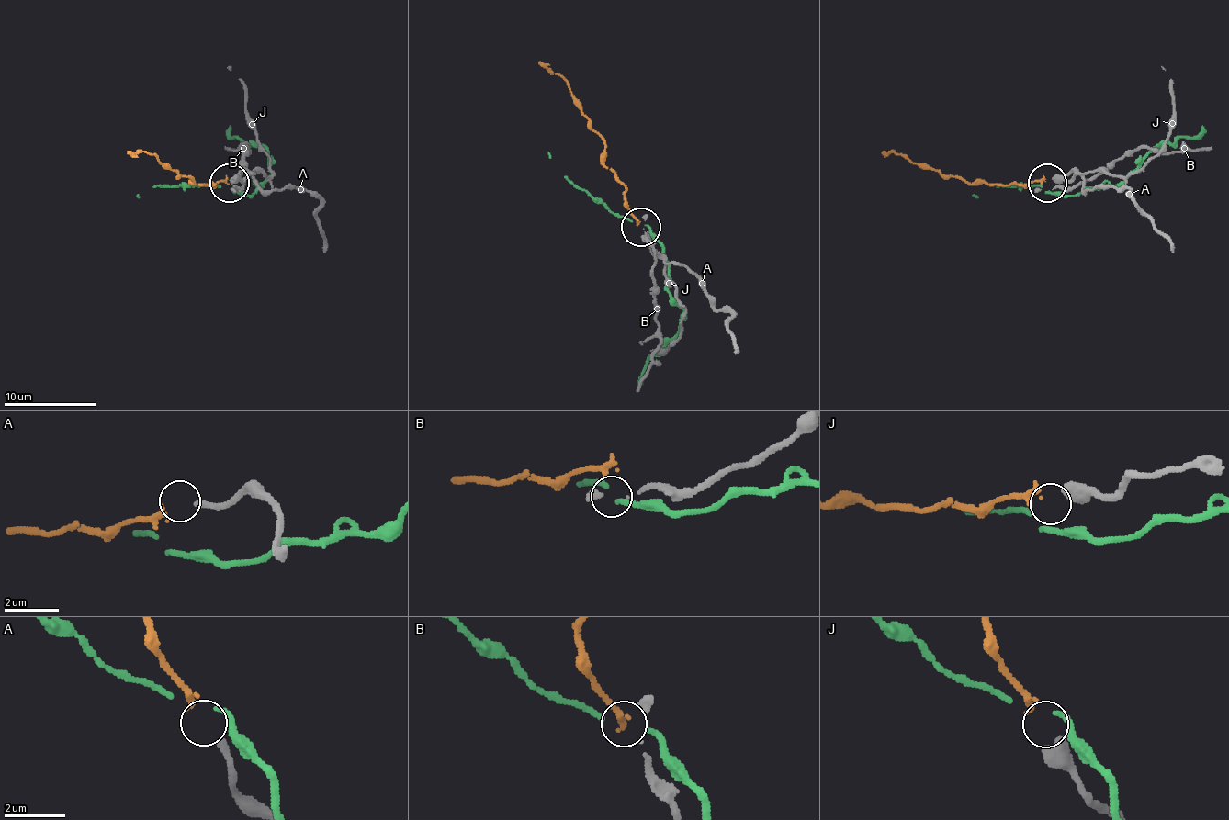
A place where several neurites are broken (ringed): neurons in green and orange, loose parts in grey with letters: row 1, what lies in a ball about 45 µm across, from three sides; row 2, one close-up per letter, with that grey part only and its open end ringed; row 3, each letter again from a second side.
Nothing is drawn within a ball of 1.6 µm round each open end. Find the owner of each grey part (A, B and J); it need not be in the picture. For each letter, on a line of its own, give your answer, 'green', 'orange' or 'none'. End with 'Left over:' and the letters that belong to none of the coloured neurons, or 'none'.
A: orange
B: none
J: none
Left over: B, J

